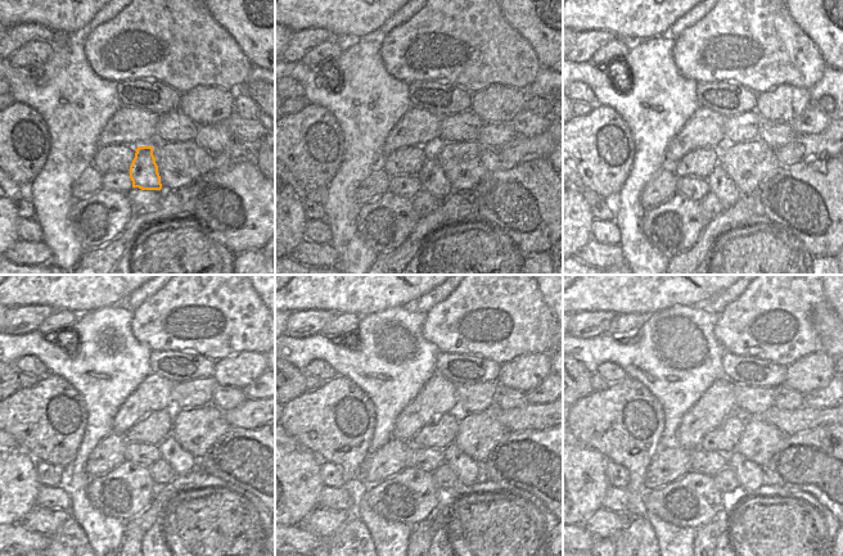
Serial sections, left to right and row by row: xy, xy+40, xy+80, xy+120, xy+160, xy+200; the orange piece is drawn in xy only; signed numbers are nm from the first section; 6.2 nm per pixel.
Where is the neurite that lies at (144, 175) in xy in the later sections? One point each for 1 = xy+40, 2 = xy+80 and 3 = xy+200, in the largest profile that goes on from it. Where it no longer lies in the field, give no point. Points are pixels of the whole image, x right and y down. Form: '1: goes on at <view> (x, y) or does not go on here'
1: goes on at xy+40 (432, 179)
2: goes on at xy+80 (720, 184)
3: goes on at xy+200 (751, 477)

